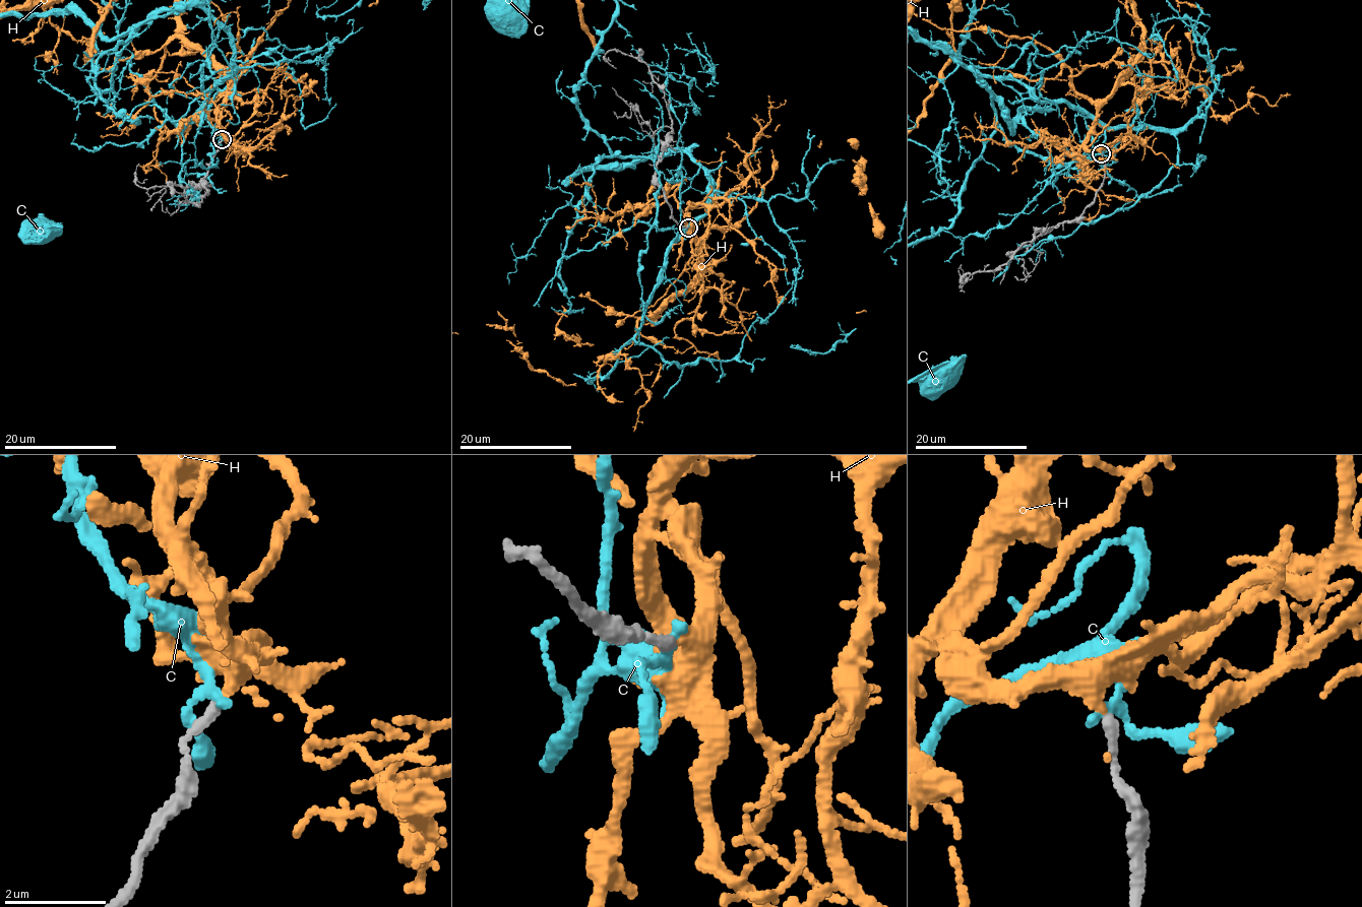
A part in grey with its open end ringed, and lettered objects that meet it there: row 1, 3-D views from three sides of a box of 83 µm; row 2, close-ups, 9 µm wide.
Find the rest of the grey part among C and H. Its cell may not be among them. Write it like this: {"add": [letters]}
{"add": ["H"]}

